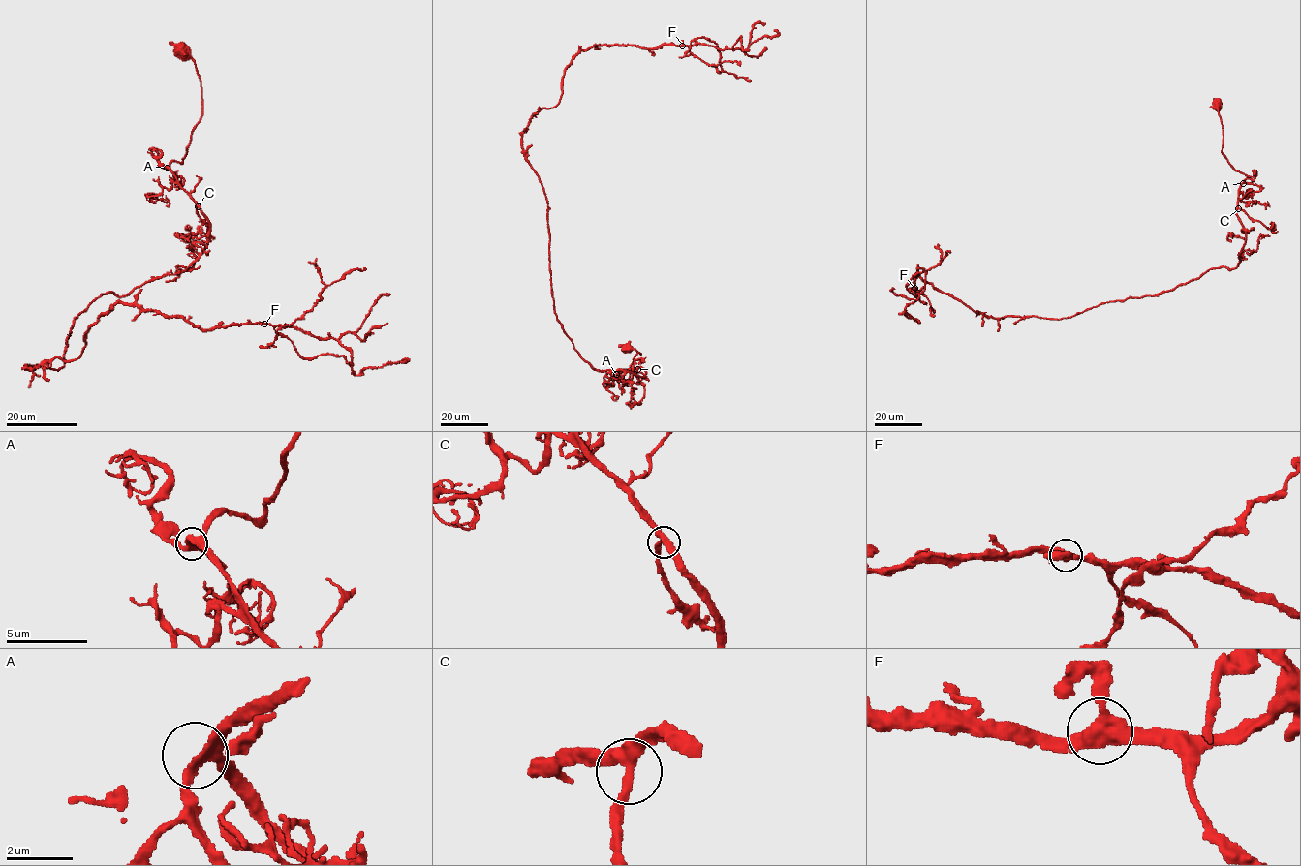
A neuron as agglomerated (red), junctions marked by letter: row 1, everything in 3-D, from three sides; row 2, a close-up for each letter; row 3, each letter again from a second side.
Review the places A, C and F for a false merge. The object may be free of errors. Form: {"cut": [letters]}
{"cut": []}

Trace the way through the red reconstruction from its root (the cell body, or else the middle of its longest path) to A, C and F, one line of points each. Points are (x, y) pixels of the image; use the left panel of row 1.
A: (181, 48), (180, 54), (192, 59), (199, 76), (201, 114), (191, 133), (182, 161), (172, 161), (167, 168)
C: (181, 48), (180, 54), (192, 59), (199, 76), (201, 114), (182, 161), (173, 161), (170, 170), (198, 206)
F: (181, 48), (201, 114), (170, 170), (206, 248), (25, 365), (117, 302), (264, 324)

